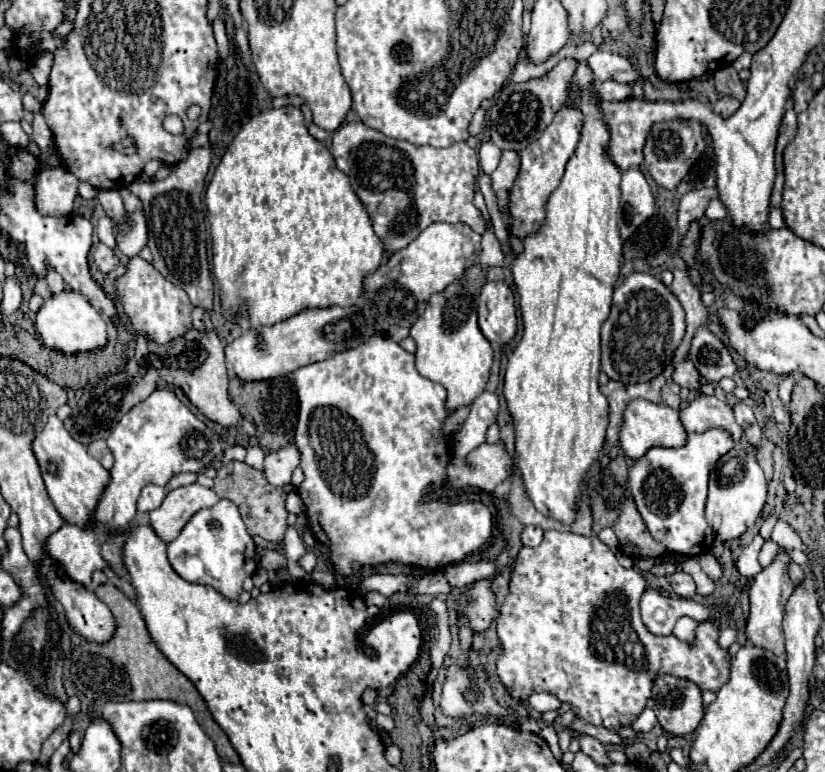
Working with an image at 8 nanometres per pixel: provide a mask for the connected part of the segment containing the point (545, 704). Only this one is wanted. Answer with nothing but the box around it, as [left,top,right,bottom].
[527,692,561,712]

